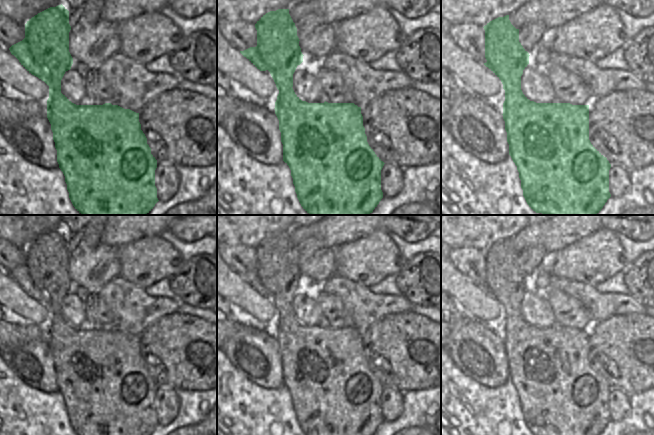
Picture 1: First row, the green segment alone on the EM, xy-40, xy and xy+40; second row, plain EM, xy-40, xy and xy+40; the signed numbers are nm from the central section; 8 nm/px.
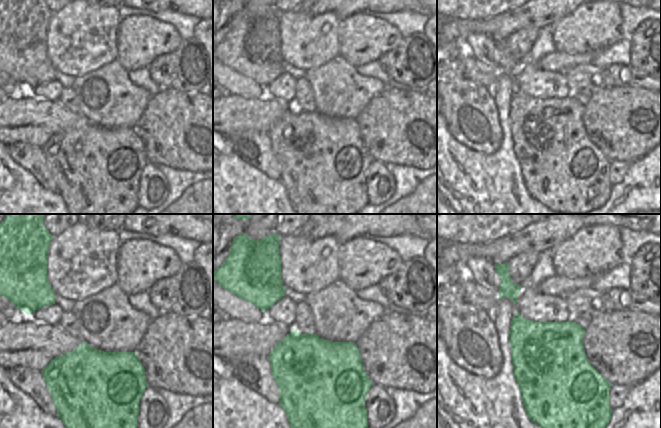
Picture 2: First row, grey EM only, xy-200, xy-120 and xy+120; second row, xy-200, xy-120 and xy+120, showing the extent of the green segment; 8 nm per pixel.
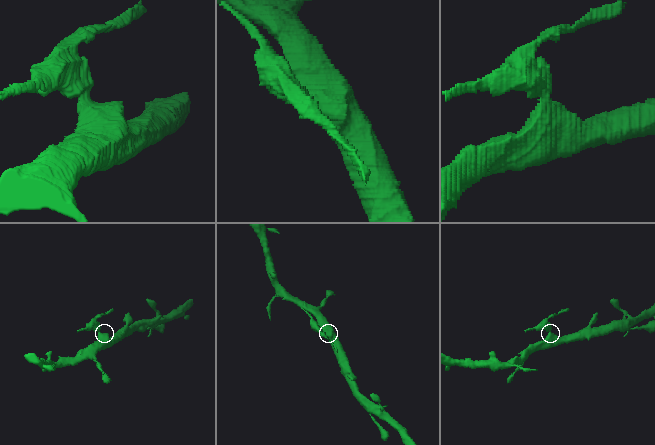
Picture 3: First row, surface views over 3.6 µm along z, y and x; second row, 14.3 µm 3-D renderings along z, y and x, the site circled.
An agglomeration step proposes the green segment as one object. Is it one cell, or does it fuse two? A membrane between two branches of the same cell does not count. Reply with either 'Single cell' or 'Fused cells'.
Fused cells.

